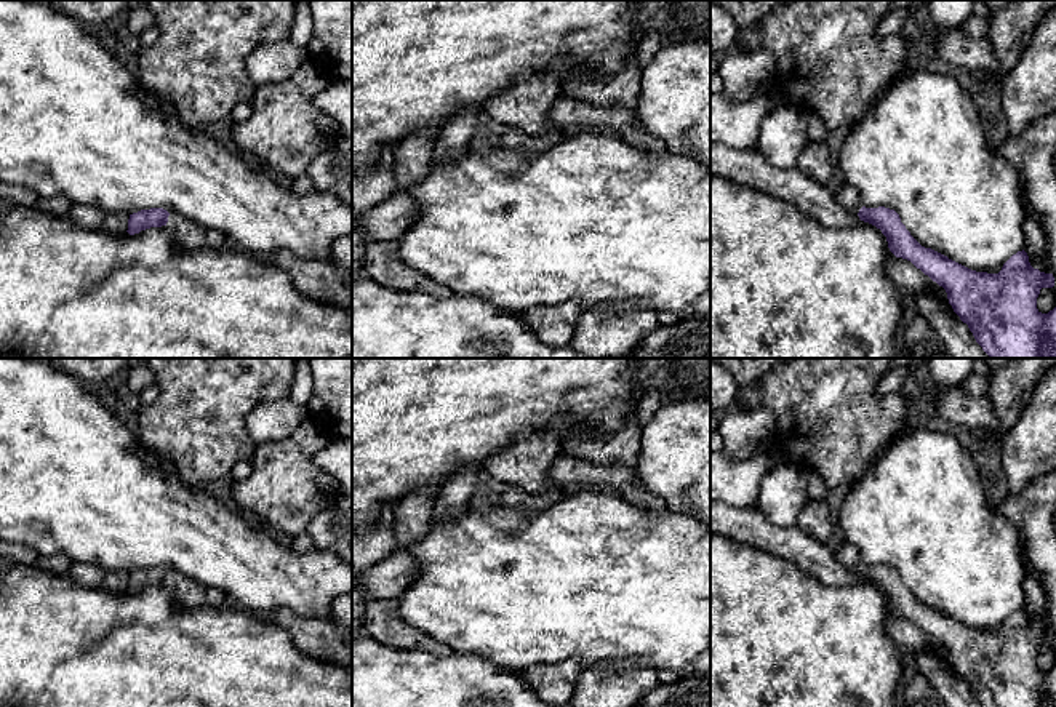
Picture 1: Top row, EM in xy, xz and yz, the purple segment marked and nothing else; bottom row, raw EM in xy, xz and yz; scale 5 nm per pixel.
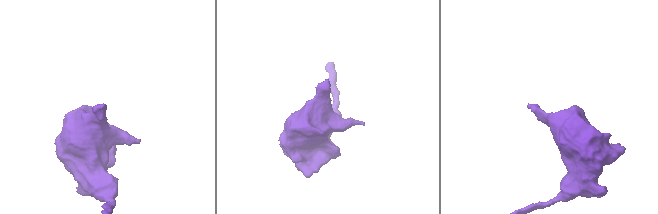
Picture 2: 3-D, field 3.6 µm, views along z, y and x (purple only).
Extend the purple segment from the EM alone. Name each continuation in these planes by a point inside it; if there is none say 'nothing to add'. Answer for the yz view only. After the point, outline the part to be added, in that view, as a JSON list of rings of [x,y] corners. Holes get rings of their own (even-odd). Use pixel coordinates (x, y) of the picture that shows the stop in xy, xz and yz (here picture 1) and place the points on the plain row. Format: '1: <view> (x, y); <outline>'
1: yz (847, 554); [[[843,539],[842,545],[835,552],[838,561],[850,571],[858,573],[862,566],[858,549]]]

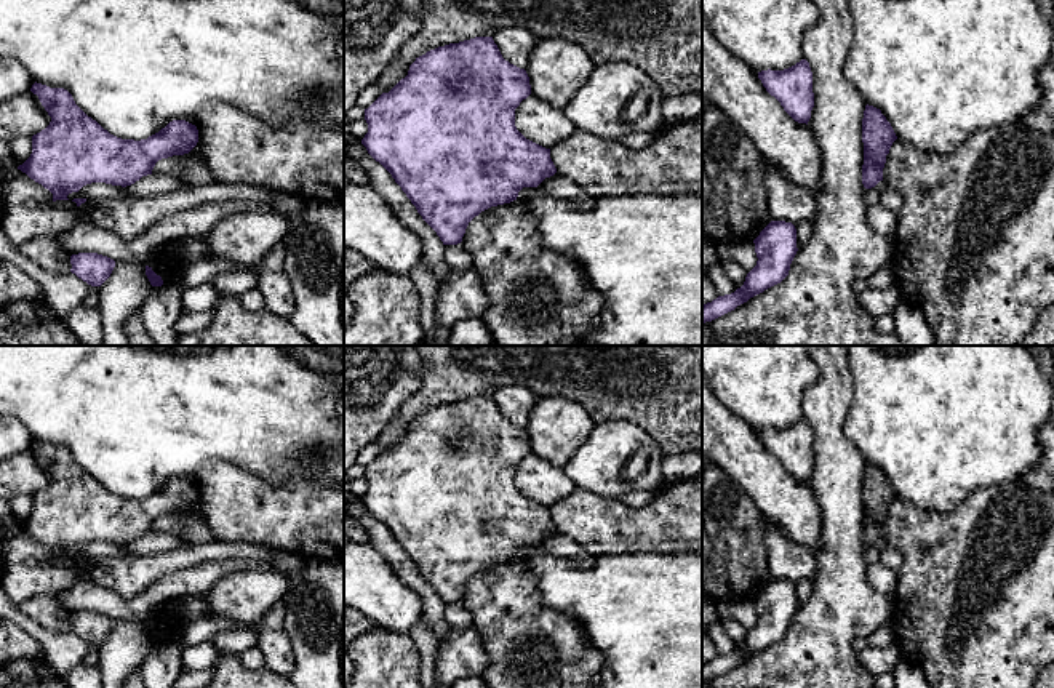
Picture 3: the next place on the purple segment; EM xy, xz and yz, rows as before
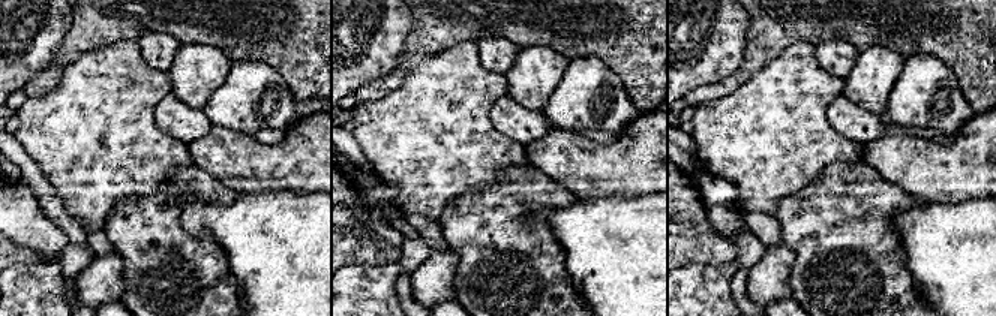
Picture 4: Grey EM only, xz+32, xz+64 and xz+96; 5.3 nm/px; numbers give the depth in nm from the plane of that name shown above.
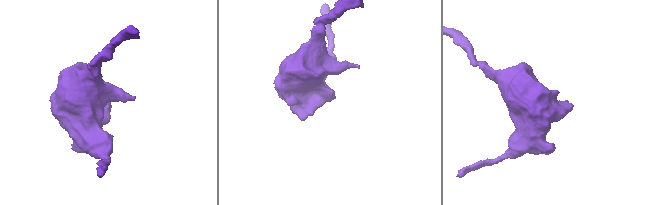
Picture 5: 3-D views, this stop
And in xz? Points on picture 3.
nothing to add

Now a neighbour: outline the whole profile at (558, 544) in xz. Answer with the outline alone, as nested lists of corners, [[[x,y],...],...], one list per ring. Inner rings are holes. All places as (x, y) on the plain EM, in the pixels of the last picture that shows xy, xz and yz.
[[[555,531],[550,536],[545,536],[536,547],[547,550],[550,555],[574,560],[581,563],[584,568],[590,568],[595,563],[593,555],[590,555],[576,541],[558,531]]]

